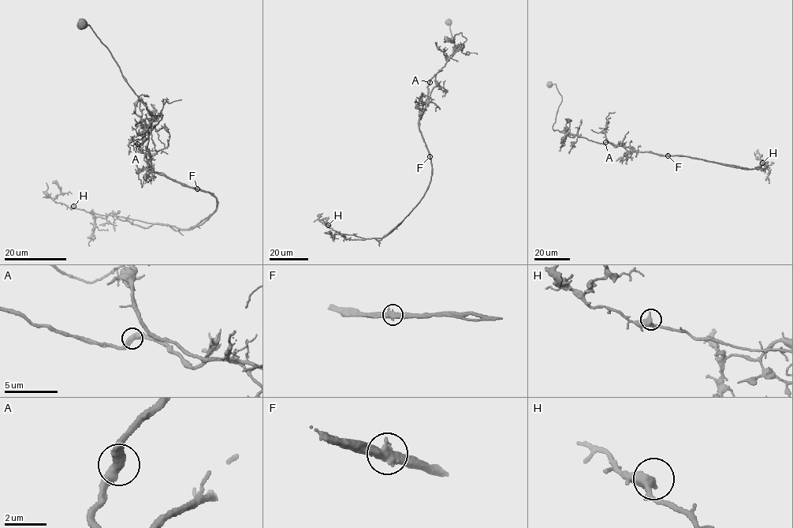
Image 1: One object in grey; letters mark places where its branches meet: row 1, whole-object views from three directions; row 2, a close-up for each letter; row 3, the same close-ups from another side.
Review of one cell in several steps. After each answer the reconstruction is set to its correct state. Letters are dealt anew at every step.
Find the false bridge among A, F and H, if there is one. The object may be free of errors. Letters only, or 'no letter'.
F

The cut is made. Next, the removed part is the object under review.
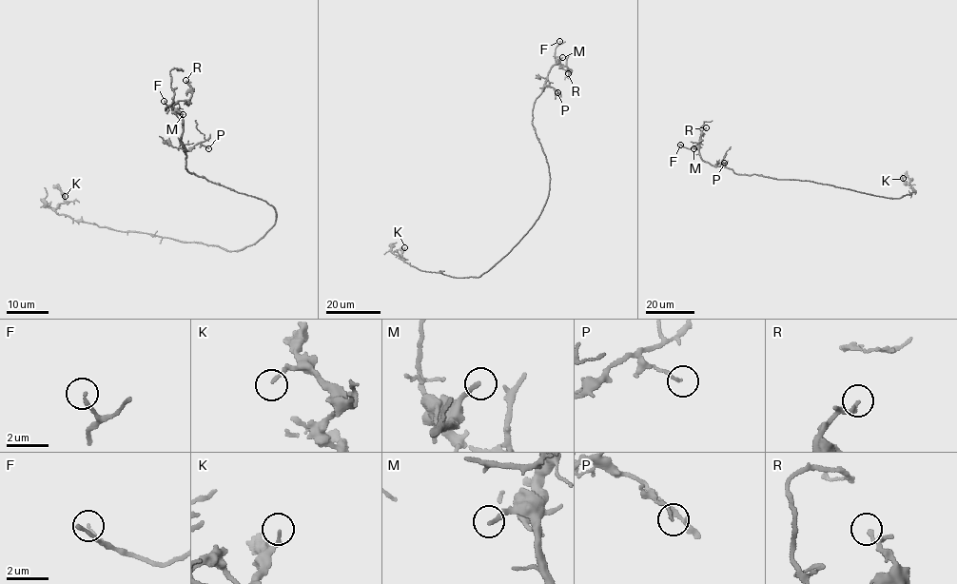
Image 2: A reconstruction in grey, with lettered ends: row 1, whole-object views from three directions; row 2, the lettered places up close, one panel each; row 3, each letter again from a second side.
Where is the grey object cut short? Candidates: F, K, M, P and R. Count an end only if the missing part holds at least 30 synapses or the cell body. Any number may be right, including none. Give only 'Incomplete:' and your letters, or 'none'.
Incomplete: M

